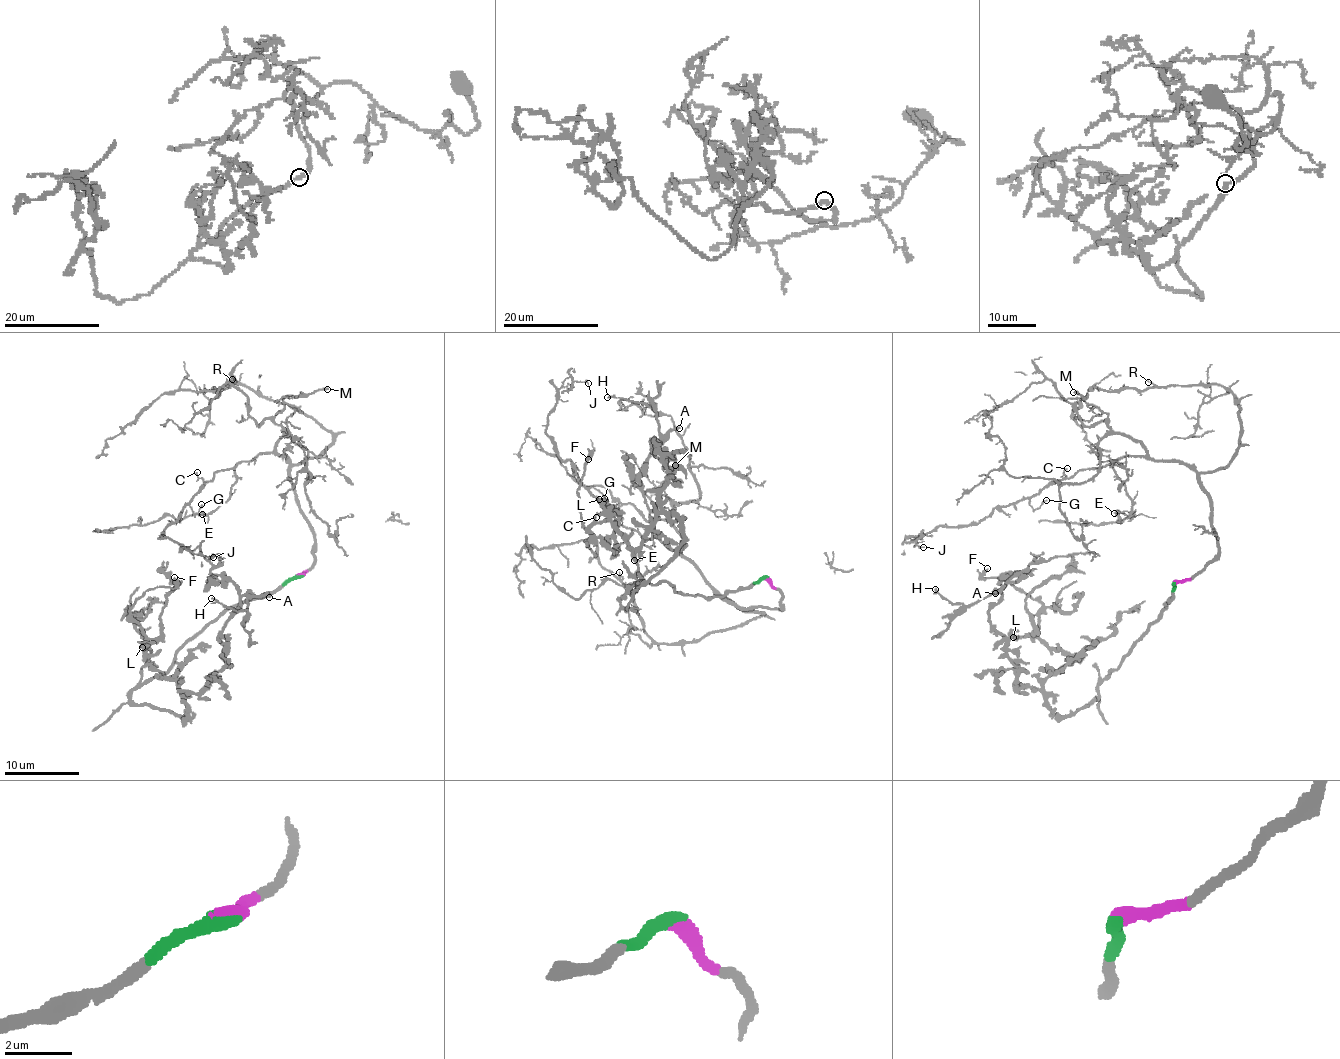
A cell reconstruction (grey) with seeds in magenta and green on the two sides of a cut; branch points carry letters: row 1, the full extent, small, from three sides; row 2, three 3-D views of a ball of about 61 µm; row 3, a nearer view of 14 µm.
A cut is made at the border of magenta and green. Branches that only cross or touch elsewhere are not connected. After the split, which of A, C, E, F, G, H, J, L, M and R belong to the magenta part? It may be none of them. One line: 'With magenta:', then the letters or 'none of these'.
With magenta: C, E, G, J, M, R

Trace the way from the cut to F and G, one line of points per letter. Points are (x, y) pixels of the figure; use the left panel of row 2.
F: (298, 575), (223, 610), (132, 691), (184, 721), (180, 688), (150, 665), (130, 609), (173, 577)
G: (298, 575), (314, 559), (314, 529), (286, 457), (257, 453), (216, 470), (190, 508), (197, 513), (201, 503)

